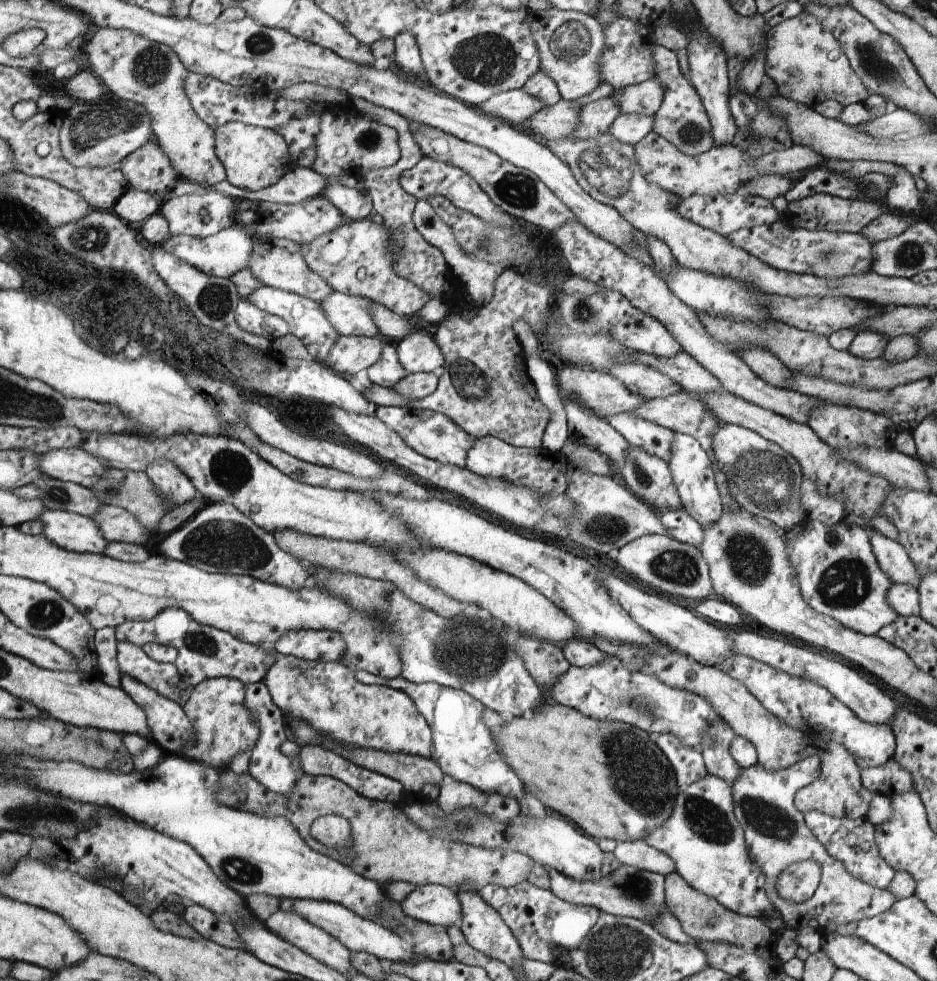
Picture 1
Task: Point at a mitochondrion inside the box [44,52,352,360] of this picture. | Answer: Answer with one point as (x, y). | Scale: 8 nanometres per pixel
(94, 130)

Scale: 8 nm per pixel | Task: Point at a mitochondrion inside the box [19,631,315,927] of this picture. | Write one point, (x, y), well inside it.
(242, 871)

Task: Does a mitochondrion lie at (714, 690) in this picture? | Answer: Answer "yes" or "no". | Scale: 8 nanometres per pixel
no

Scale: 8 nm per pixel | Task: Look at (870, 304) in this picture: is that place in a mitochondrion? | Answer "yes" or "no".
no

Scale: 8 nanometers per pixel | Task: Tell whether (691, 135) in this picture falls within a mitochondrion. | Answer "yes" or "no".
yes

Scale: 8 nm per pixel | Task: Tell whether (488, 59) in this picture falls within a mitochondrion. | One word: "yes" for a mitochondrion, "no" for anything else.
yes

